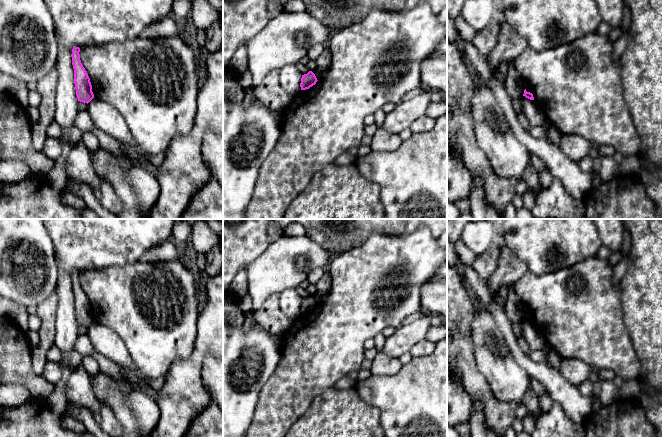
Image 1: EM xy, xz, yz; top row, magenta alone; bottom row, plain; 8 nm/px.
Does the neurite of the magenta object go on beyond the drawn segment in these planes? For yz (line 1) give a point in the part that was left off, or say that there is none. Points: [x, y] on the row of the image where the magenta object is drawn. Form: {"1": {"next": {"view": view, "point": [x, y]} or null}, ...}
{"1": {"next": null}}

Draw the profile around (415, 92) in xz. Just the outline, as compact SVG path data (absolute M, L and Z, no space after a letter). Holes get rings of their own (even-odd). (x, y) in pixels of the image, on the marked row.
M418 87L418 88L416 88L416 89L413 89L413 90L407 92L407 93L403 96L402 101L407 101L407 100L409 100L409 99L412 99L413 97L416 97L416 96L420 95L420 94L423 93L423 92L424 92L424 90L423 90L421 87Z

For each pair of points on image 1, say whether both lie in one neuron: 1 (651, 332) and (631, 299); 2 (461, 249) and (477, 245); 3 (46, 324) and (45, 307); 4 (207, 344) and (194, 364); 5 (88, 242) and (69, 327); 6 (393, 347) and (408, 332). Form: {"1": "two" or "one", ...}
{"1": "one", "2": "two", "3": "one", "4": "one", "5": "one", "6": "one"}

